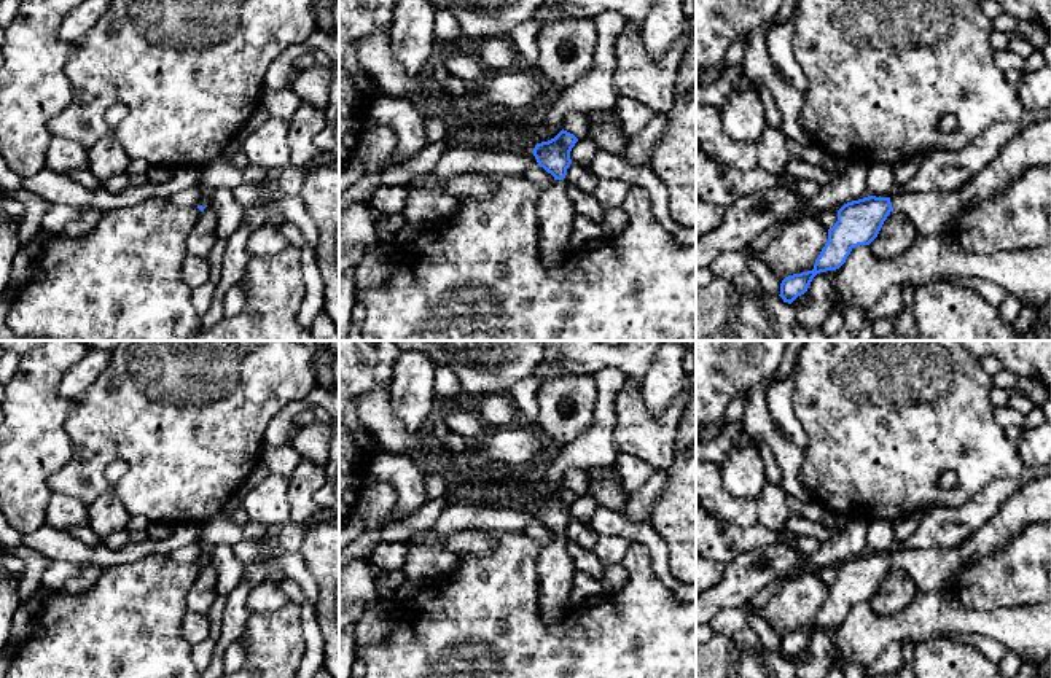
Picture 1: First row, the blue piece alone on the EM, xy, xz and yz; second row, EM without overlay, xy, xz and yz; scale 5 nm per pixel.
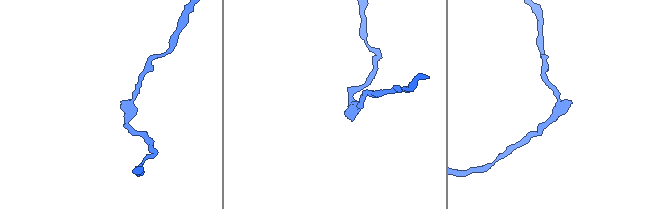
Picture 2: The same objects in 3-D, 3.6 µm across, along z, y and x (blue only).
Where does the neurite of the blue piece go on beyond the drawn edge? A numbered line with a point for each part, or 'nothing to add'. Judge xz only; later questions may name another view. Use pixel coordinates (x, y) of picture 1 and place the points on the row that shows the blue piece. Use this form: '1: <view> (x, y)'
1: xz (554, 210)

